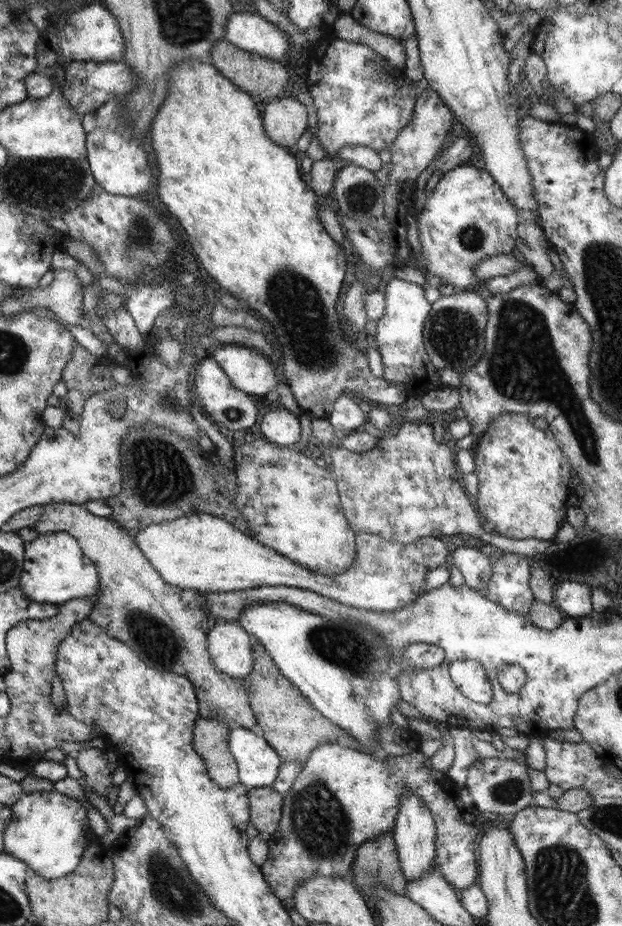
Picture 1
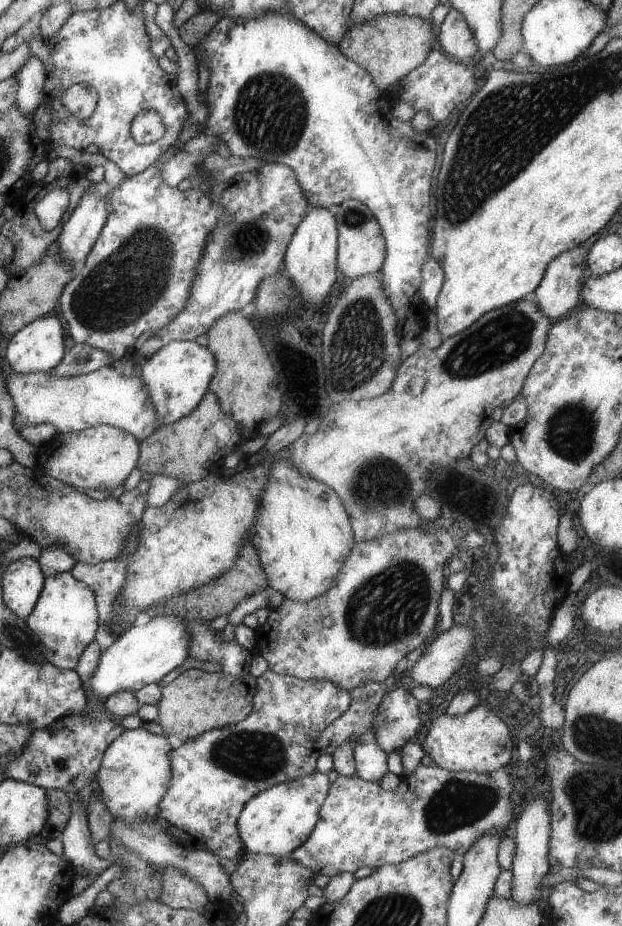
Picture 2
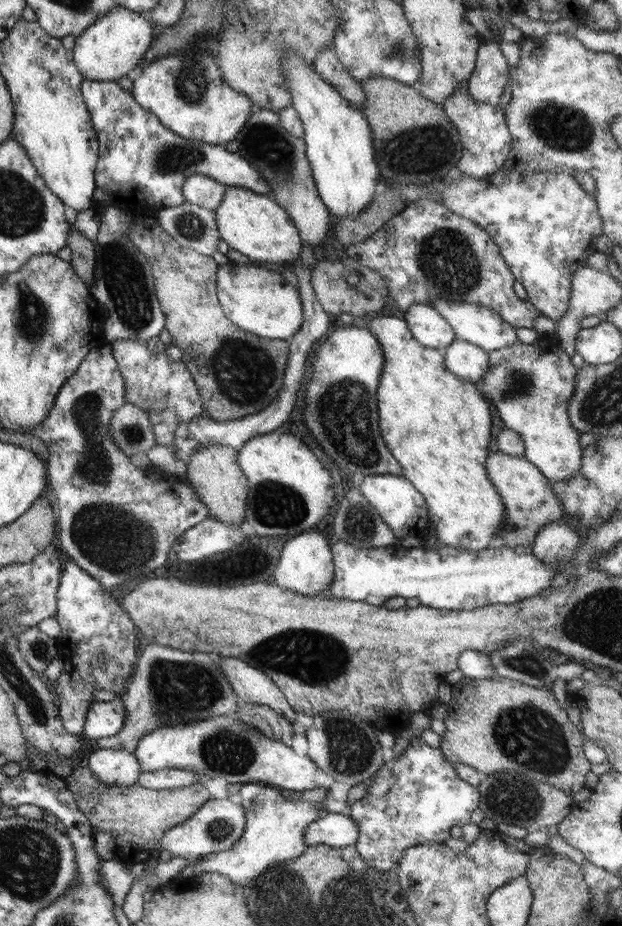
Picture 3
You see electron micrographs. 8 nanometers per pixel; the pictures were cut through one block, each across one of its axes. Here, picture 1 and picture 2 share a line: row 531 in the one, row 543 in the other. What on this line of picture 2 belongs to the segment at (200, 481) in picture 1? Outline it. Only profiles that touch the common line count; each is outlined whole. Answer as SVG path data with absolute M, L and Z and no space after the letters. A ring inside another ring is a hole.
M246 539L246 542L240 544L240 554L238 554L236 562L232 564L232 568L228 572L224 572L216 580L212 580L212 582L200 586L196 590L190 590L190 592L181 594L178 597L168 598L168 600L160 602L158 606L144 610L142 614L149 614L154 617L164 614L173 615L178 612L183 618L211 623L217 616L229 615L240 601L262 590L269 590L267 576L260 564L256 548ZM174 604L180 604L180 610L176 610L178 606L174 606Z

